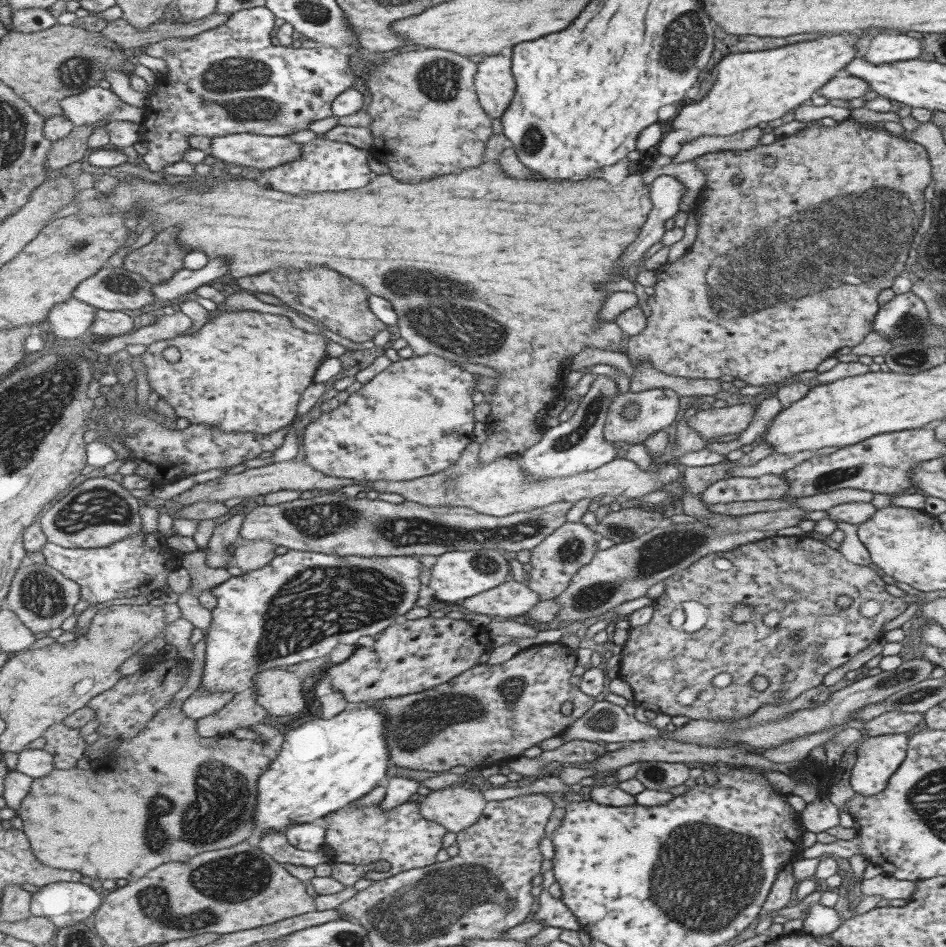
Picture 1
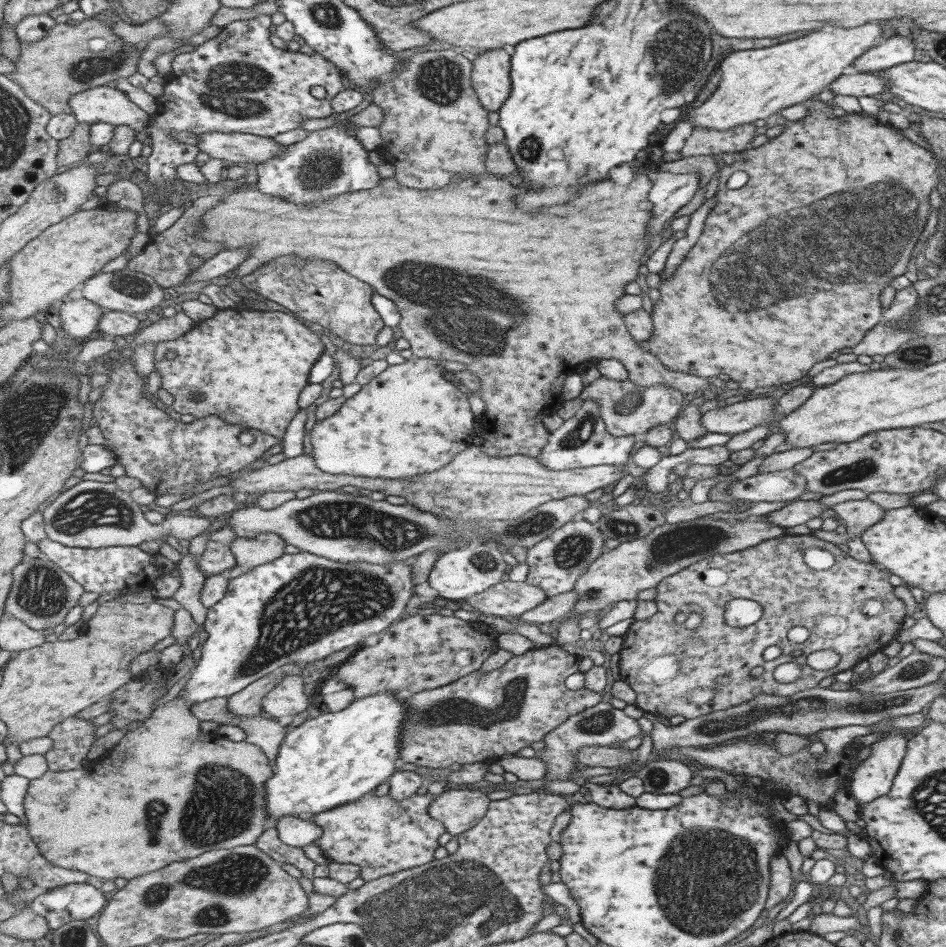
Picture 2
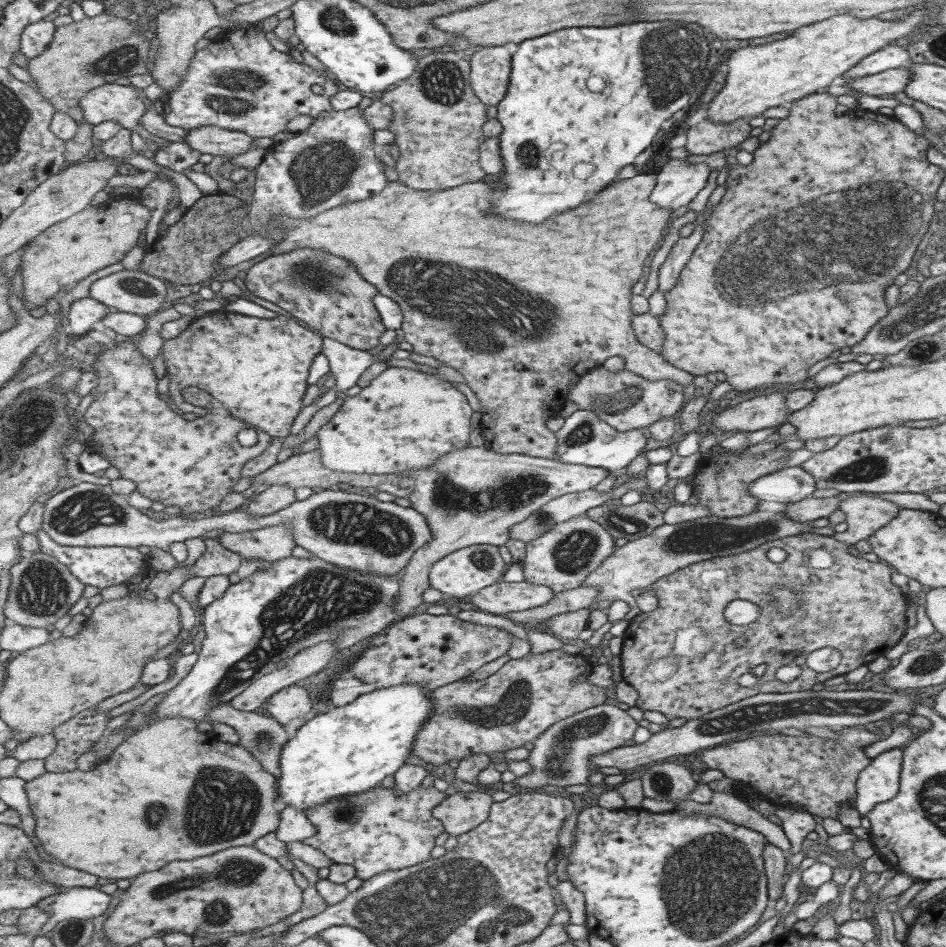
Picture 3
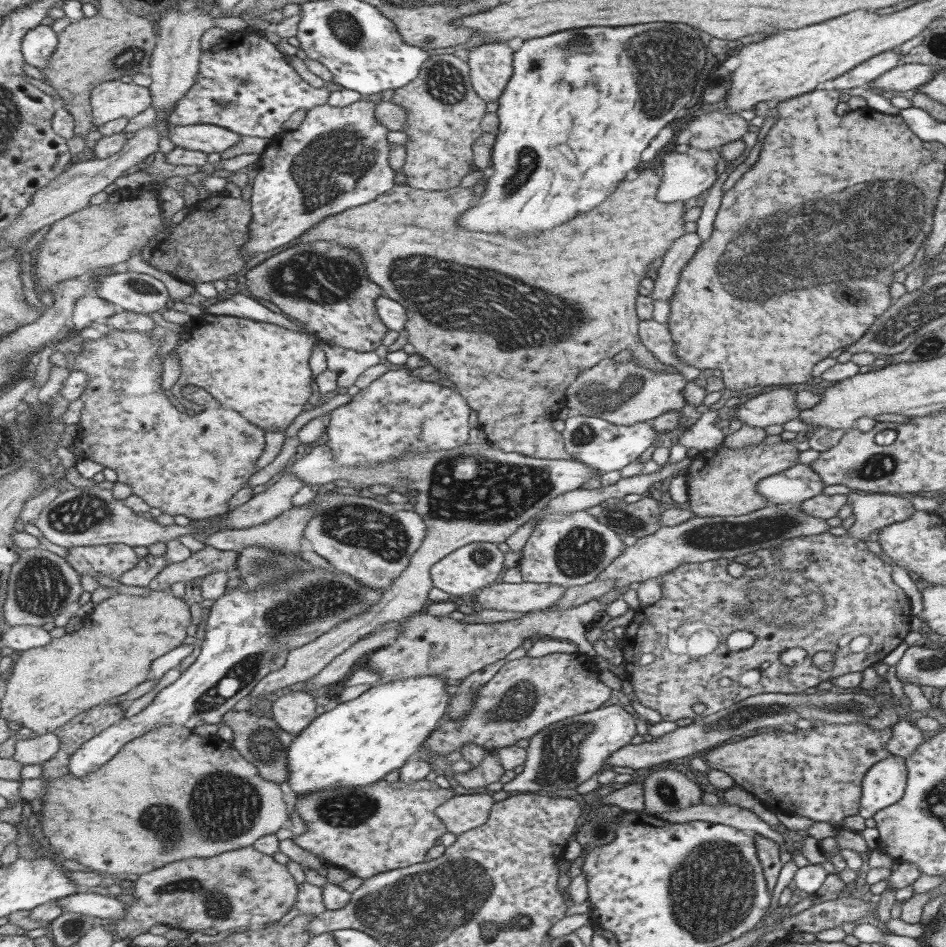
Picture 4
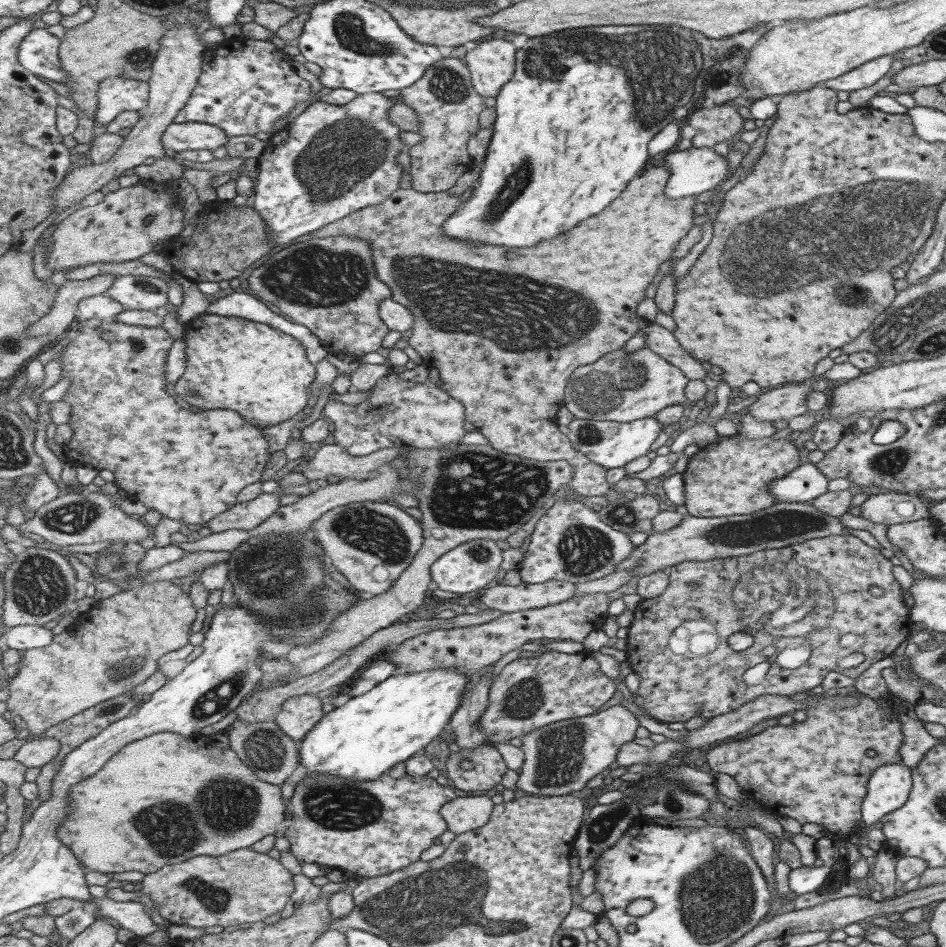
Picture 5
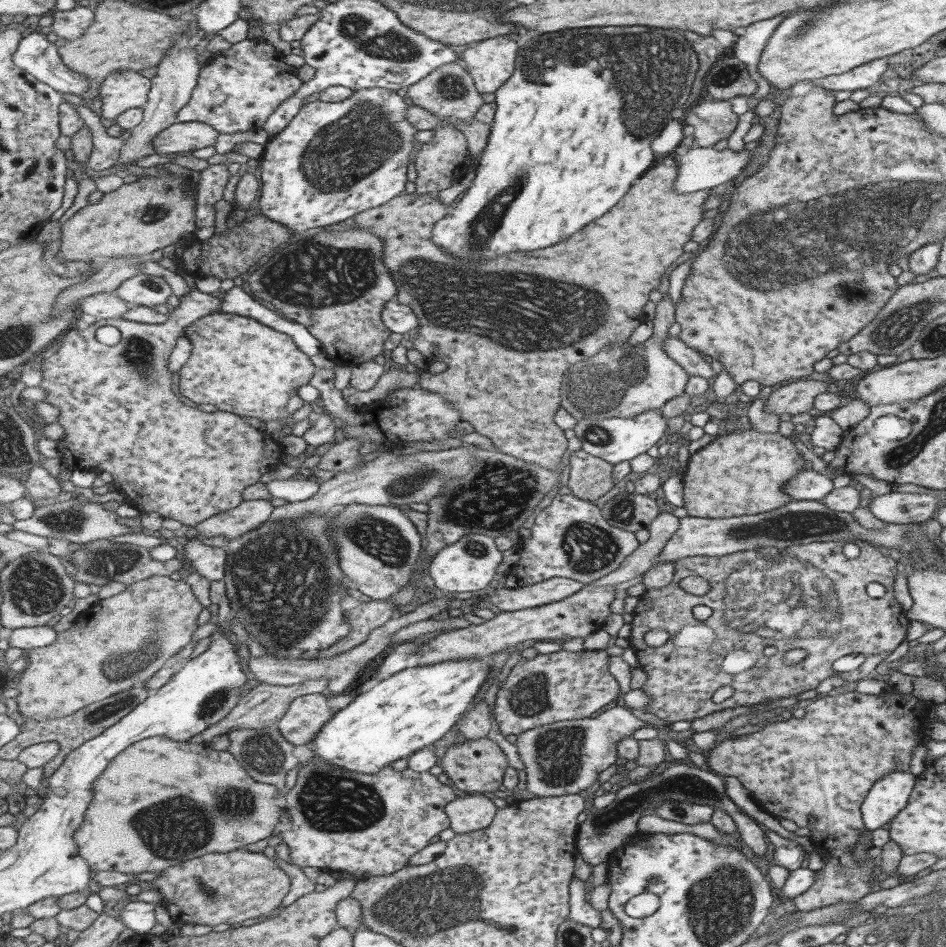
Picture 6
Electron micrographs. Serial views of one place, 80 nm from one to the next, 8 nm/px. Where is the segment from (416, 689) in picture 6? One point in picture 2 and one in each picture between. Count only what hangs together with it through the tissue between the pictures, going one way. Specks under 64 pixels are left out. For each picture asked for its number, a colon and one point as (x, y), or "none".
2: (333, 759)
3: (351, 749)
4: (354, 744)
5: (363, 739)

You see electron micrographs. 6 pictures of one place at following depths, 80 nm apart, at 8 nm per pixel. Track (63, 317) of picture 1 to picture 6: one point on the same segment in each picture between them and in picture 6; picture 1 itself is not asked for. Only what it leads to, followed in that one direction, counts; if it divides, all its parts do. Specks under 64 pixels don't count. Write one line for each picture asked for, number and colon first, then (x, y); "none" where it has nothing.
2: (79, 317)
3: (84, 314)
4: (88, 310)
5: (97, 308)
6: (106, 305)

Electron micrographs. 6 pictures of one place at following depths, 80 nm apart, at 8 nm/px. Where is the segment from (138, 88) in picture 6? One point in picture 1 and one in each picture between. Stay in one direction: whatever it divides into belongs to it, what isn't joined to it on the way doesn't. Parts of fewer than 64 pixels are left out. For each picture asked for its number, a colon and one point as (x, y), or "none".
1: (93, 105)
2: (100, 104)
3: (111, 102)
4: (115, 99)
5: (116, 95)

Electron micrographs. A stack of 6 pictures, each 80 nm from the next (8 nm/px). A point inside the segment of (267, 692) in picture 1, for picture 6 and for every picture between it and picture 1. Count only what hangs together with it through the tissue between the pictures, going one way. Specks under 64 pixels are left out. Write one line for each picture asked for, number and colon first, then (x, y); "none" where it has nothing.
2: (288, 697)
3: (291, 702)
4: (294, 710)
5: (299, 714)
6: (307, 715)

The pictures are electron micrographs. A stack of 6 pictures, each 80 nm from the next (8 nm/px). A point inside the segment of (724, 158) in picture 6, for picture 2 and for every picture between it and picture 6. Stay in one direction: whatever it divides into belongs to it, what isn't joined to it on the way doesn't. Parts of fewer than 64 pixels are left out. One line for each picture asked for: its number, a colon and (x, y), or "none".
2: (669, 191)
3: (677, 182)
4: (683, 175)
5: (693, 170)

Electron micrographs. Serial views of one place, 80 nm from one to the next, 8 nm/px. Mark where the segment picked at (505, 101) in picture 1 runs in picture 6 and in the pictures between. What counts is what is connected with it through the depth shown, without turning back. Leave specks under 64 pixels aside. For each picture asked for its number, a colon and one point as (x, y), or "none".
2: (491, 68)
3: (490, 76)
4: (490, 64)
5: (491, 62)
6: (490, 62)

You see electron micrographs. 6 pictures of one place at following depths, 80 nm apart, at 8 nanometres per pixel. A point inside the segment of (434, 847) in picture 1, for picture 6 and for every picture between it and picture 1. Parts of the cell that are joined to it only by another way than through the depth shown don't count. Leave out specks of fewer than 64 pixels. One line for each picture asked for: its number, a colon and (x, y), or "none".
2: (384, 836)
3: (381, 830)
4: (387, 826)
5: (368, 828)
6: (402, 811)

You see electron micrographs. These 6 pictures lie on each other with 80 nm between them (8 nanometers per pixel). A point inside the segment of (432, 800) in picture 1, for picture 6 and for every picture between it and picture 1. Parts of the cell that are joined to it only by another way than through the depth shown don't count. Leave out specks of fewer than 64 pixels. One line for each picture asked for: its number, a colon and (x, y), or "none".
2: (460, 810)
3: (461, 812)
4: (462, 813)
5: (463, 814)
6: (473, 812)

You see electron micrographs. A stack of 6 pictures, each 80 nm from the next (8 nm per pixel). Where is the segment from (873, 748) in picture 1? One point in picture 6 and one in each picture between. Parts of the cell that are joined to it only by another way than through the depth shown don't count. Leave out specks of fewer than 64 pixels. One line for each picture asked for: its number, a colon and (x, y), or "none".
2: (872, 777)
3: (877, 782)
4: (882, 785)
5: (887, 787)
6: (887, 795)

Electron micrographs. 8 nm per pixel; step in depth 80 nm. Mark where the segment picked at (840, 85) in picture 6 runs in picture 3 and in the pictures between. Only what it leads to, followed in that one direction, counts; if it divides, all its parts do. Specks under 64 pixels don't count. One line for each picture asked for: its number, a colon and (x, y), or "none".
3: (892, 56)
4: (871, 68)
5: (865, 74)

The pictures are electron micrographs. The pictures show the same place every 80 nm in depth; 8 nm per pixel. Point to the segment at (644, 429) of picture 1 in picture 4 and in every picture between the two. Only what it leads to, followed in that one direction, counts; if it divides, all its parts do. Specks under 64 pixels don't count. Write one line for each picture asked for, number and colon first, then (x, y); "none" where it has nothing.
2: (625, 409)
3: (625, 402)
4: (624, 394)

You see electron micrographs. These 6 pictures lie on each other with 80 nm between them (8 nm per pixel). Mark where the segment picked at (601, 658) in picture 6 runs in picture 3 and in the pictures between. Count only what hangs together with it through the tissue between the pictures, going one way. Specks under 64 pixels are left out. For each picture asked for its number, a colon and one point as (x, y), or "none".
3: (514, 705)
4: (526, 694)
5: (528, 693)

